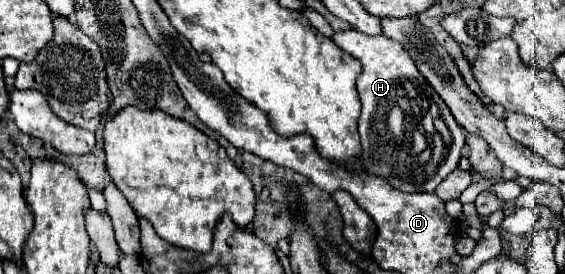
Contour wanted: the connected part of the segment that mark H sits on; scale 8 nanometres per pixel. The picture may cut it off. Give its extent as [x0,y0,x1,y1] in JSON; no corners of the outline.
[331,30,465,192]

